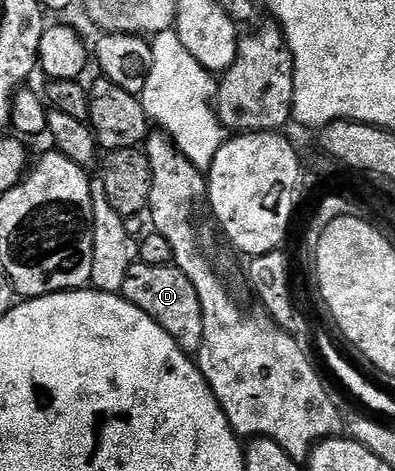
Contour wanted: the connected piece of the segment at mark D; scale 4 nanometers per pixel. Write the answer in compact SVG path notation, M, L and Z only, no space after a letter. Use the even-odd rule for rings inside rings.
M141 260L135 261L128 270L125 278L122 297L133 303L141 312L145 312L173 340L188 352L197 352L203 343L205 336L205 320L201 310L201 296L197 294L197 288L193 286L193 280L178 266L172 264L145 264Z

